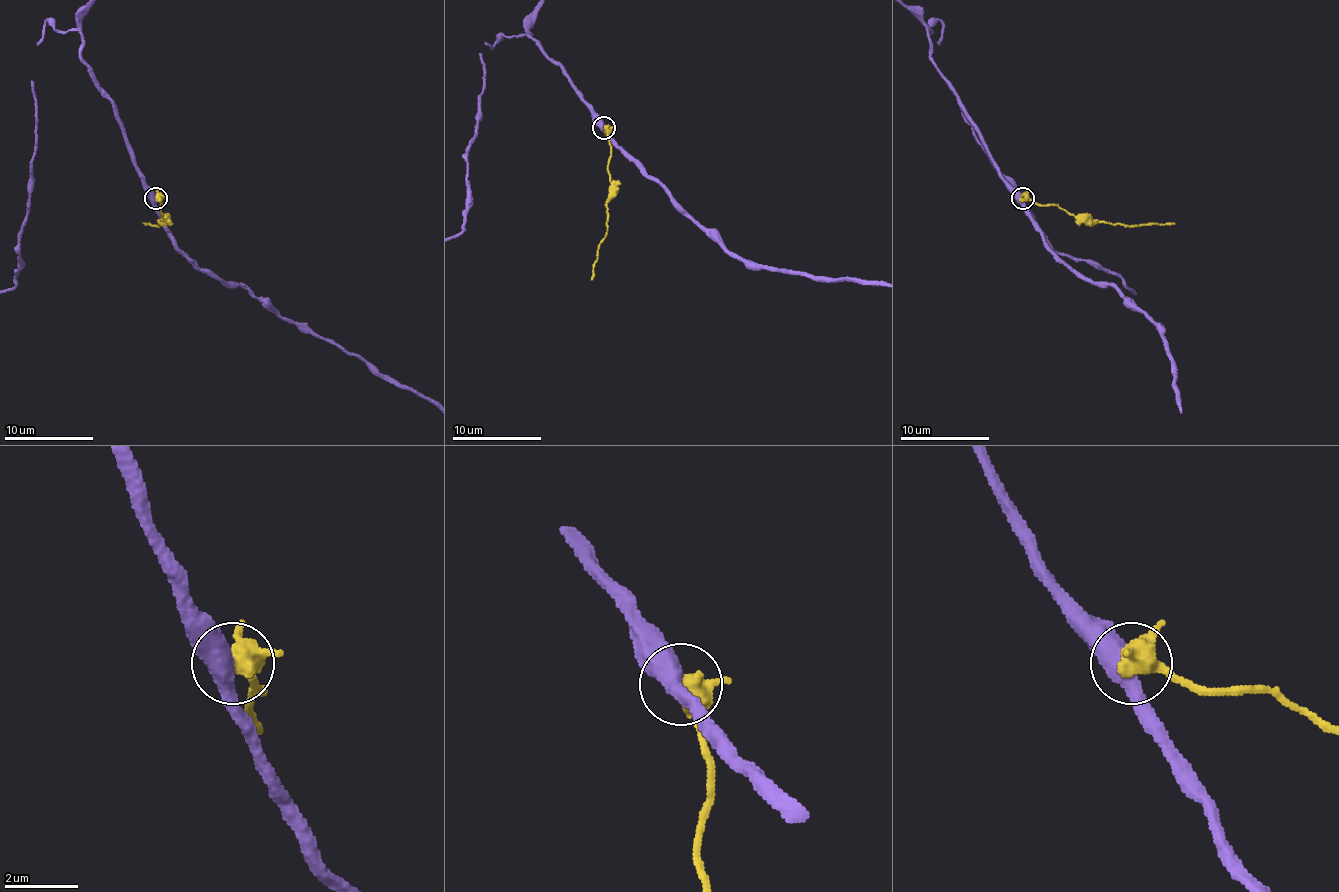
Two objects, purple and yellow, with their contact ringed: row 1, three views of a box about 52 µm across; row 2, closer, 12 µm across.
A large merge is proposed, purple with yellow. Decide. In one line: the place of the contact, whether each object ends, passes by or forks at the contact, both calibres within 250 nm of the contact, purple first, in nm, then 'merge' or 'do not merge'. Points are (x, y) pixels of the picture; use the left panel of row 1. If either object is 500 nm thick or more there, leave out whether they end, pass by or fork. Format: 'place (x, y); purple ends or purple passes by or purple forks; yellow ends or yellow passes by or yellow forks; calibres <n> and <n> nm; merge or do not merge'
place (155, 198); calibres 500 and 400 nm; do not merge

